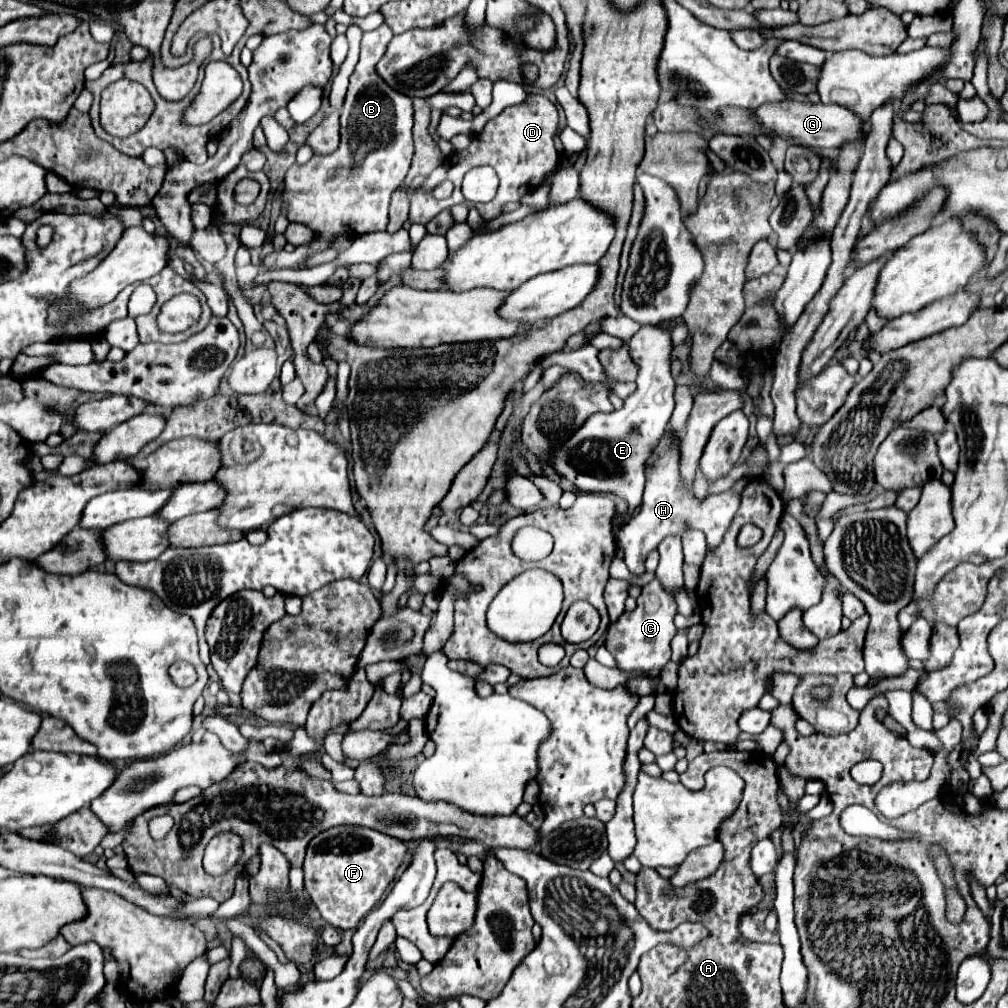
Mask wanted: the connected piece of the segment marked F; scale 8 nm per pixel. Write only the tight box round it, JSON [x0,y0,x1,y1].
[304,825,408,931]

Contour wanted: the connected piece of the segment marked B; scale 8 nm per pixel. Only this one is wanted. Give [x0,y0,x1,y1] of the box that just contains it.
[282,25,414,269]

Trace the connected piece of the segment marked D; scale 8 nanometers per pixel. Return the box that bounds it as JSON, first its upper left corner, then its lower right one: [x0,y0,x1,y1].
[408,93,560,225]

